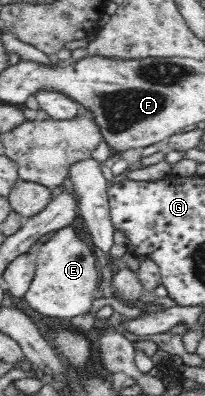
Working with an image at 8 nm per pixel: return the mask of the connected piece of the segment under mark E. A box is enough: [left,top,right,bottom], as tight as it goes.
[24,226,99,319]

